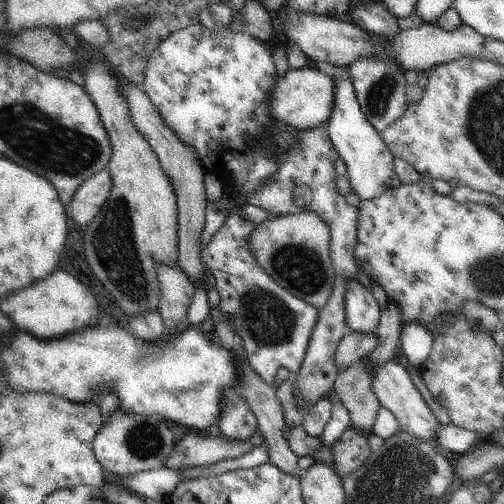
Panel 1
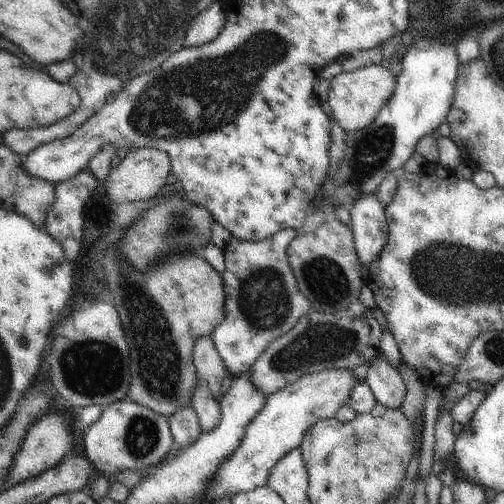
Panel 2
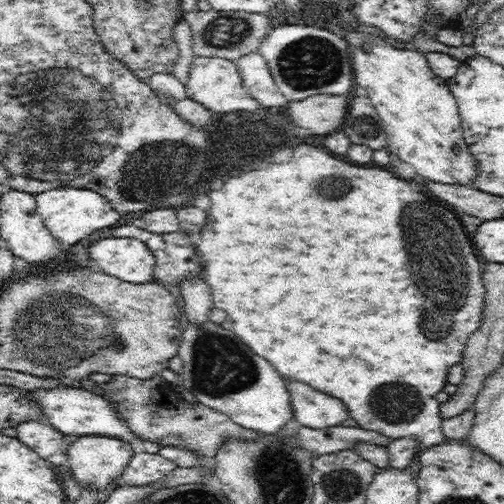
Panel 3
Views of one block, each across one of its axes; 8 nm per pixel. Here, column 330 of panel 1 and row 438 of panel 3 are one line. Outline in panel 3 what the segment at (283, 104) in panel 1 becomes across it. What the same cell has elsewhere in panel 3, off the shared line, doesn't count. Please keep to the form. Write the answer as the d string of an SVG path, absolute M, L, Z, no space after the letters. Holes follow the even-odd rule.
M78 436L76 442L68 448L68 462L78 486L90 486L98 492L106 490L108 484L118 484L122 472L126 470L128 462L132 460L134 452L132 446L124 440L112 436Z

